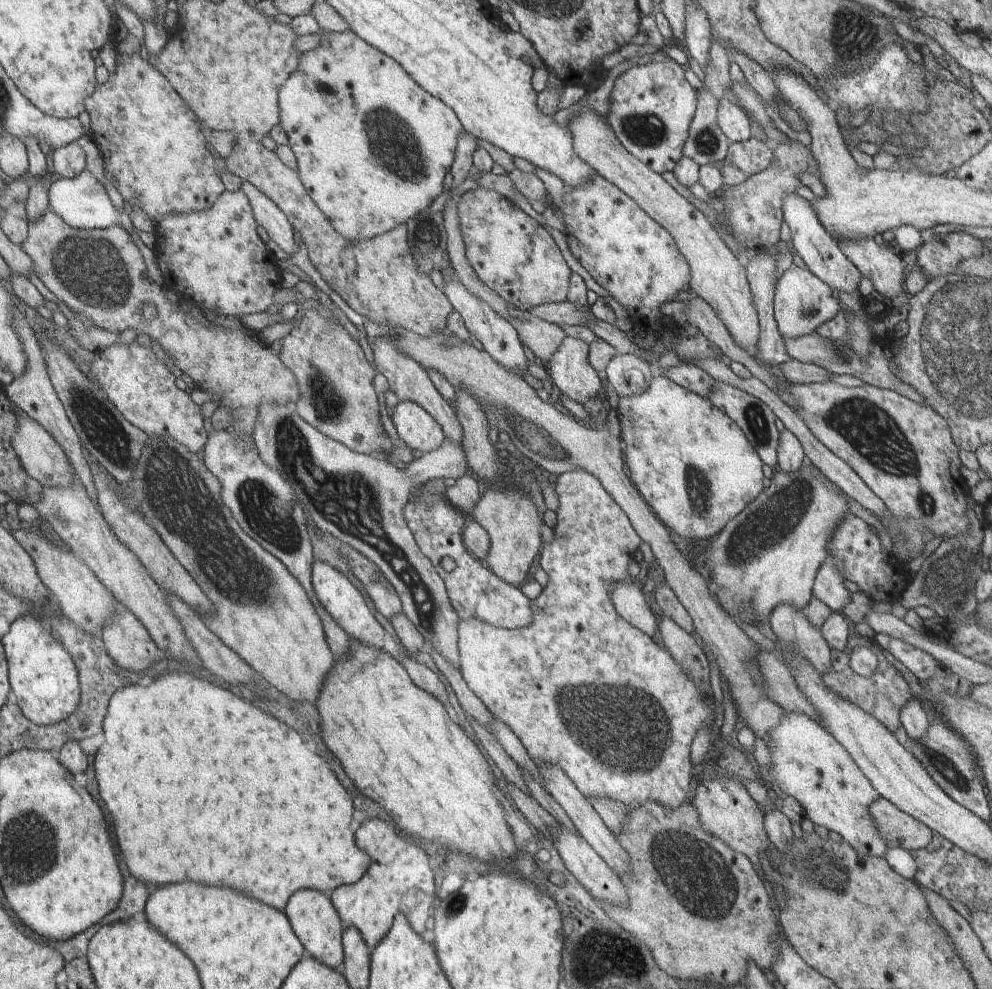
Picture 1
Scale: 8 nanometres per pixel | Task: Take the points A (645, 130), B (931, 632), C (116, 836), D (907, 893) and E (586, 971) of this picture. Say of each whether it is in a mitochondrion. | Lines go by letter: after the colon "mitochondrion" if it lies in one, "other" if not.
A: mitochondrion
B: other
C: other
D: other
E: mitochondrion

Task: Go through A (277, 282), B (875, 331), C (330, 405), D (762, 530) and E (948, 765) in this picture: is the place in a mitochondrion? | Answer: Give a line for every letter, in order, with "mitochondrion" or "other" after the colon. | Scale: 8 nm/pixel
A: other
B: other
C: mitochondrion
D: mitochondrion
E: mitochondrion

